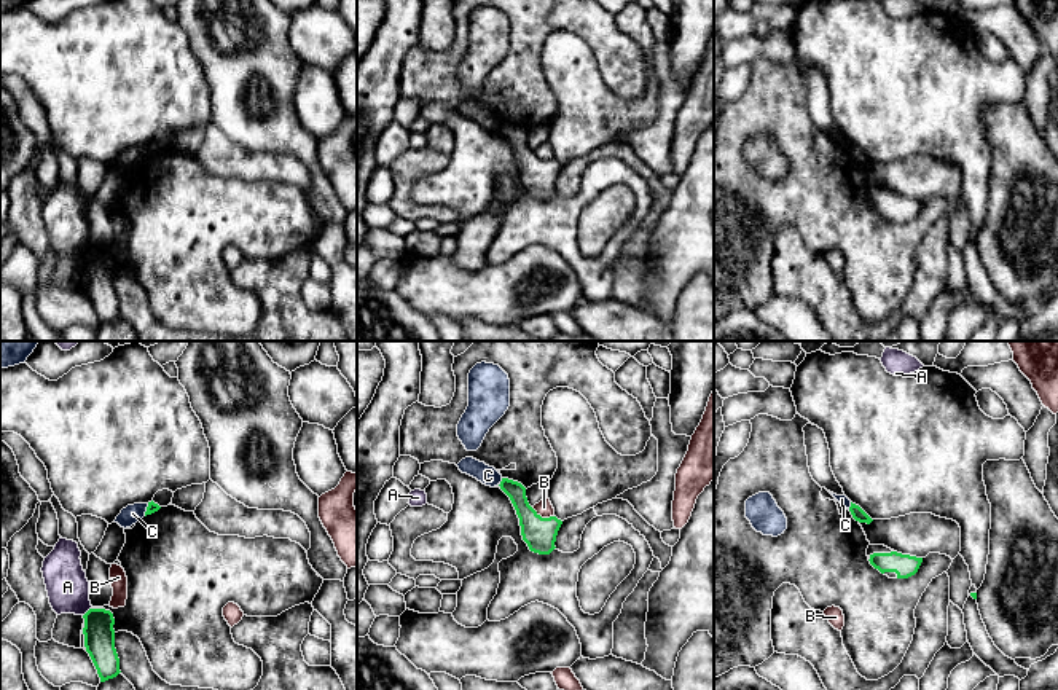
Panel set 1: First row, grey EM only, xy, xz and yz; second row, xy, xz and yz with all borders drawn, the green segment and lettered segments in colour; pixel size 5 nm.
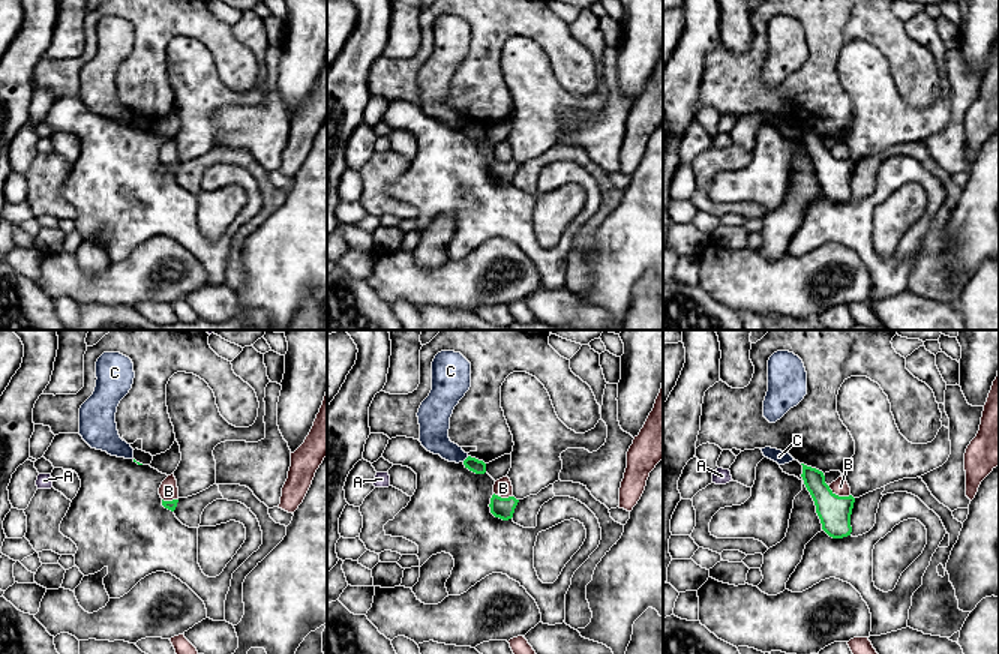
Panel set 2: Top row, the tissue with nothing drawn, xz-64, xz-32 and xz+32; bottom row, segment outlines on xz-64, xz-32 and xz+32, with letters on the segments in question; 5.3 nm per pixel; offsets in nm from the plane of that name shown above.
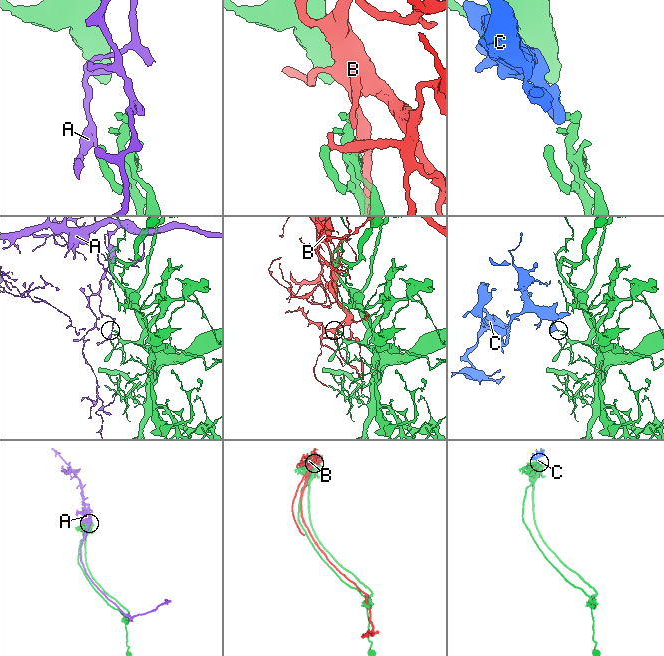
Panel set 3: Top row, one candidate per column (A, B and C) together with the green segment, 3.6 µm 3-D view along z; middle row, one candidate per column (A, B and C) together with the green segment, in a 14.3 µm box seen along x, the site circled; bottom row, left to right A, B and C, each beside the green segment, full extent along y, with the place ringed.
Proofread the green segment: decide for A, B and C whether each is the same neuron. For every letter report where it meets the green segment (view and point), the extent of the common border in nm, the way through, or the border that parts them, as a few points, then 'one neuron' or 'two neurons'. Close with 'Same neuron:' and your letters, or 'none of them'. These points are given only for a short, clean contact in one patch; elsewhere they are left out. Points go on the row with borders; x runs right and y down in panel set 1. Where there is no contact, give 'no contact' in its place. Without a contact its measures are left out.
A: xy (86, 612) | 60 nm | along xy (90, 607), (83, 615) | two neurons
B: xz (540, 517) | 130 nm | two neurons
C: yz (851, 505) | 40 nm | along yz (851, 502), (848, 509) | two neurons
Same neuron: none of them

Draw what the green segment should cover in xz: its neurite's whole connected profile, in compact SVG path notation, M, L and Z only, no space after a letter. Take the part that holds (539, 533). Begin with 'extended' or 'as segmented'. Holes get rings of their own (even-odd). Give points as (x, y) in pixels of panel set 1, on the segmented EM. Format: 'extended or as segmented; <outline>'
as segmented; M502 478L500 489L510 497L519 518L521 535L529 550L550 555L556 547L556 535L562 524L556 516L542 518L527 502L526 488L513 480Z

